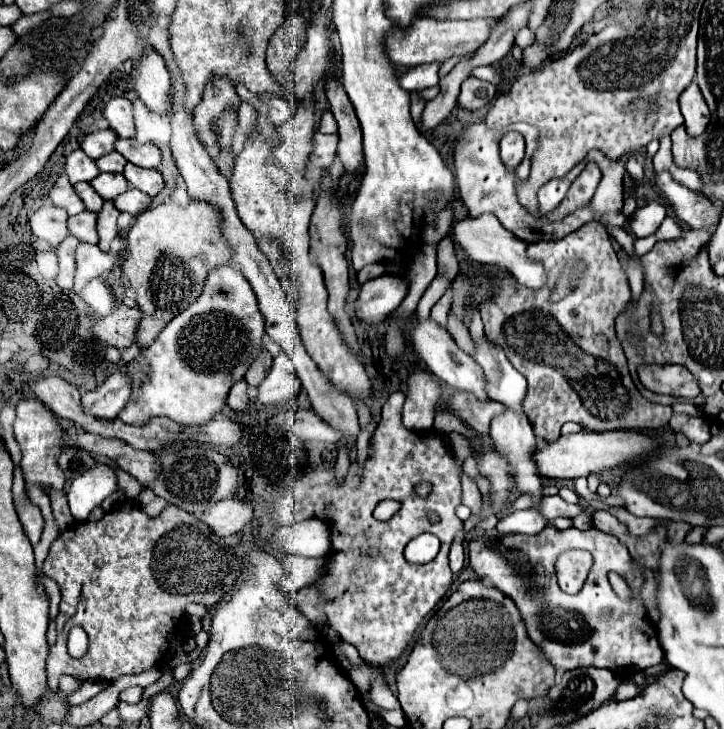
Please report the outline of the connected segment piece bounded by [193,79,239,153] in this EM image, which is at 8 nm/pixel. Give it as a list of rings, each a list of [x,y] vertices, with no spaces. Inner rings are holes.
[[[213,79],[209,87],[205,87],[203,103],[197,105],[193,125],[197,129],[197,139],[209,147],[211,153],[219,151],[219,139],[217,139],[217,129],[213,123],[217,117],[221,117],[227,109],[237,111],[239,109],[239,95],[231,87],[231,83],[225,83],[225,79]]]

